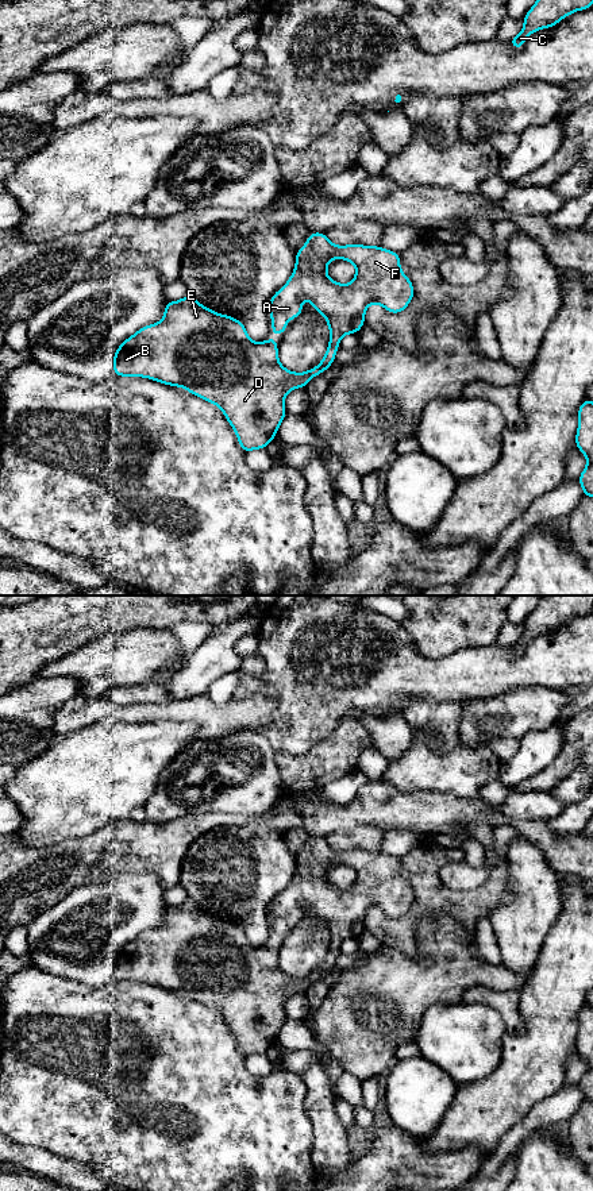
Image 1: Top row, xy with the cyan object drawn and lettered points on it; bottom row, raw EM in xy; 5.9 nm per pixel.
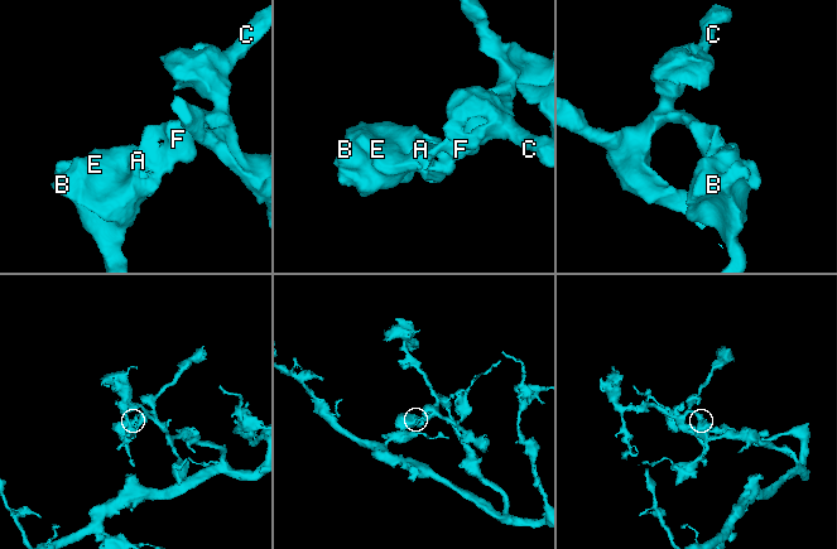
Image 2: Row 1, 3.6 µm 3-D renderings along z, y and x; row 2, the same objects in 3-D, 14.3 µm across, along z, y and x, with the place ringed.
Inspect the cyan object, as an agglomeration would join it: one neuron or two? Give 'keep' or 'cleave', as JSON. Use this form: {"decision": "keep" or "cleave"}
{"decision": "keep"}

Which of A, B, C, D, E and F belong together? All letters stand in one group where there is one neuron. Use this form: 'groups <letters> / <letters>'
groups A B C D E F

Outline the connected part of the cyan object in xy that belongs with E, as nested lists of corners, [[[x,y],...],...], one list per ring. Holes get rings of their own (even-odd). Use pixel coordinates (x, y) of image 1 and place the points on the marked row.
[[[311,232],[307,243],[296,253],[296,266],[289,281],[270,298],[267,313],[272,315],[273,335],[281,335],[288,328],[286,321],[301,315],[304,297],[326,317],[330,343],[317,366],[305,373],[289,371],[278,361],[276,339],[255,343],[240,320],[216,313],[186,294],[180,301],[166,304],[162,321],[145,325],[119,346],[113,354],[113,374],[145,377],[184,388],[223,411],[244,452],[266,448],[286,416],[285,396],[293,389],[305,388],[315,375],[323,374],[334,363],[340,339],[363,327],[366,308],[380,304],[389,313],[400,313],[413,294],[411,280],[401,271],[398,253],[381,246],[336,246],[326,234]],[[336,258],[350,261],[357,269],[354,280],[347,285],[327,275],[328,262]]]

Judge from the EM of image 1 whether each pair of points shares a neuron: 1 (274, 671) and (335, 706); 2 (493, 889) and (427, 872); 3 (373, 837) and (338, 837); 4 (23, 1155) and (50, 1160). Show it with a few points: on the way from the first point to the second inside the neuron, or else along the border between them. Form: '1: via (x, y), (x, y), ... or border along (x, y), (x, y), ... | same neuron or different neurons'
1: via (289, 679), (296, 686), (310, 686), (320, 692) | same neuron
2: via (476, 900), (449, 900), (439, 890) | same neuron
3: via (365, 837), (346, 837) | same neuron
4: via (30, 1159), (43, 1160) | same neuron

